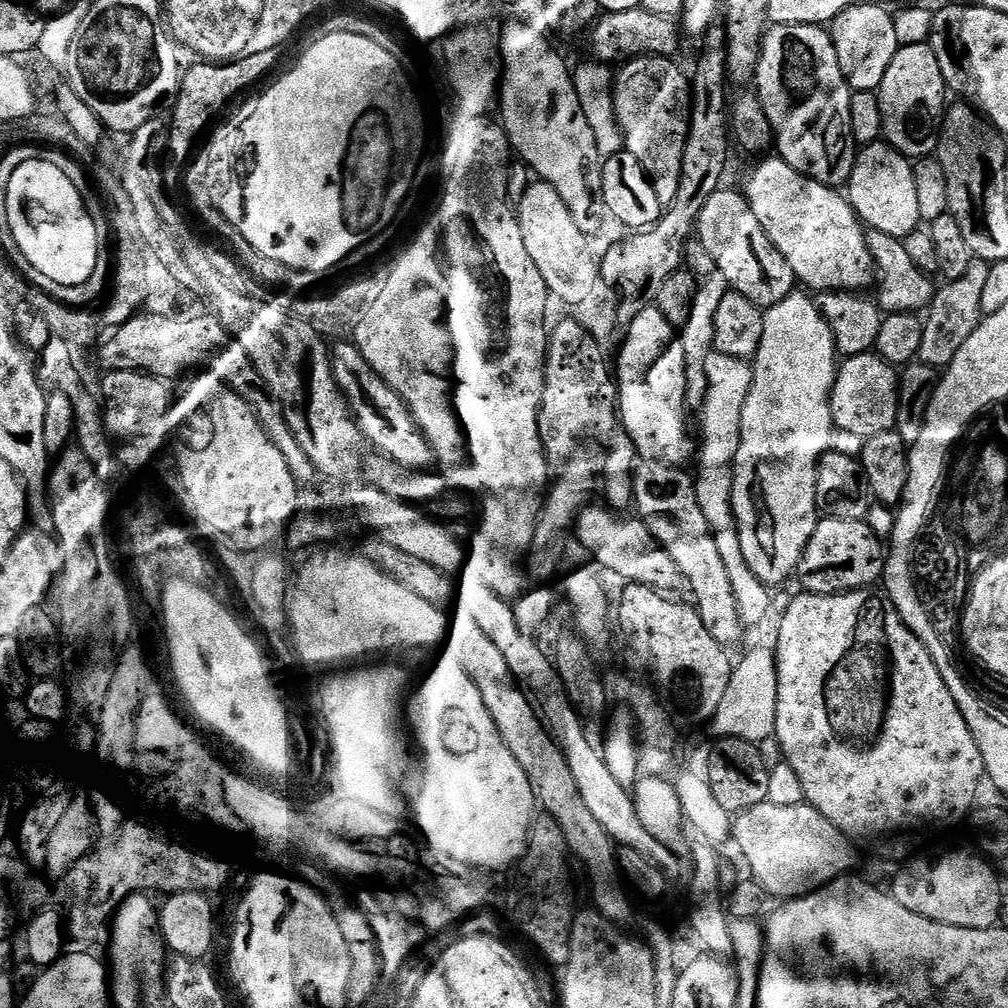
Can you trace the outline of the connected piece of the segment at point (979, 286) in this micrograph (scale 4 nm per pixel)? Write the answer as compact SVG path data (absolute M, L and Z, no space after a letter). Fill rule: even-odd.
M973 262L967 270L958 277L949 279L945 288L937 291L936 297L932 300L926 312L926 319L923 321L924 337L918 357L919 363L929 364L932 368L943 370L948 363L962 350L966 338L974 334L979 326L982 313L982 290L986 287L989 265L984 262ZM928 316L928 320L927 320Z

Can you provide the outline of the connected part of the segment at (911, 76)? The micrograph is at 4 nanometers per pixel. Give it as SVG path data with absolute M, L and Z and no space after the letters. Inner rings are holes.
M924 42L905 43L894 54L886 78L878 89L883 135L897 152L909 158L928 158L939 149L940 133L944 130L946 103L944 104L944 72L936 52Z

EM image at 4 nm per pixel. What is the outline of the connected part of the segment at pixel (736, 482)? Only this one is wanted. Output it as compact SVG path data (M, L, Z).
M793 290L788 297L782 302L778 302L772 308L764 312L765 333L762 334L760 351L754 357L754 371L752 373L752 389L745 399L745 408L743 410L743 423L747 425L743 429L743 436L740 442L740 448L737 450L734 465L733 480L733 508L741 548L745 555L745 560L751 570L767 586L774 586L786 581L791 575L799 569L802 554L805 552L806 545L809 544L814 530L820 521L820 511L817 506L817 486L818 473L820 470L820 460L824 457L825 452L833 447L832 432L832 387L836 384L836 373L838 371L838 353L836 350L836 339L826 322L824 315L818 310L815 299L811 295L805 294L800 290Z

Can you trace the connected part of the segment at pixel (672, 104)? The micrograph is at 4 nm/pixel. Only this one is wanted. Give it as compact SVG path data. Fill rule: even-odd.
M637 56L627 61L616 80L614 87L614 107L616 123L620 125L622 144L627 152L634 154L640 163L648 166L651 160L660 164L668 164L668 172L672 180L679 182L682 178L682 158L688 141L688 129L692 123L692 90L689 73L684 73L676 65L675 59L666 56Z

